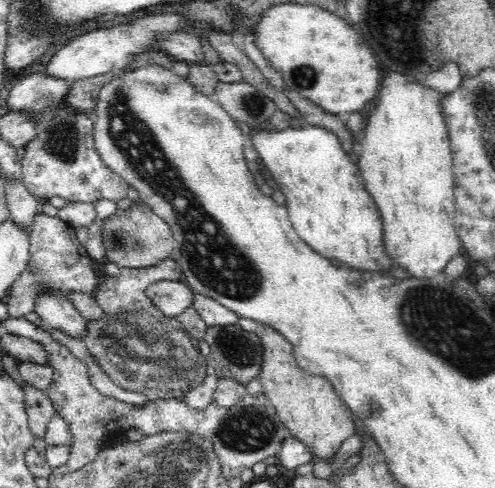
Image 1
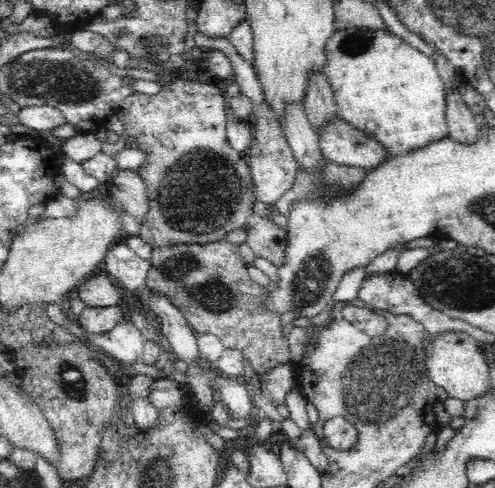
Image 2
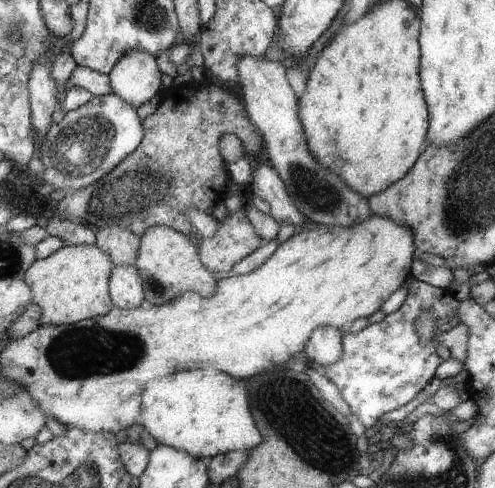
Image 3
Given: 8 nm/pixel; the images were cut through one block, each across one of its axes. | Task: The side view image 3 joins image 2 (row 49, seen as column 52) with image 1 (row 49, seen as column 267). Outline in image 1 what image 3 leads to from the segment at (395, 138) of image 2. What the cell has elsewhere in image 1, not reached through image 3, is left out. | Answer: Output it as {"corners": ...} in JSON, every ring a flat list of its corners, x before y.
{"corners":[[276,4,264,10,260,22,248,34,270,66,290,84,288,90,296,90,328,114,346,116,348,112,360,112,376,96,380,70,370,48,362,44,360,34,350,28,352,24,346,26,344,22,320,6]]}

